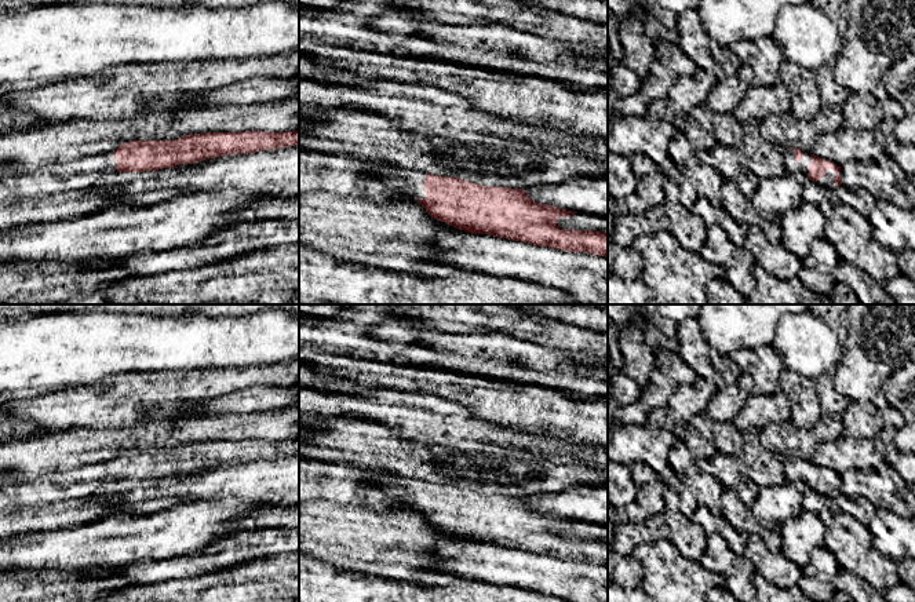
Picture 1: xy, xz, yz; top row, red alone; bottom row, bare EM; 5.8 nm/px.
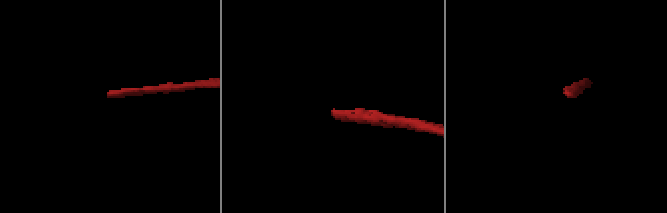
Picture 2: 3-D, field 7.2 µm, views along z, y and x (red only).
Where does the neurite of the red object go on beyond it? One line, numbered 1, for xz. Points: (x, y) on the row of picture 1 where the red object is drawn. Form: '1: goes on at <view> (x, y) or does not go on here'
1: goes on at xz (408, 183)

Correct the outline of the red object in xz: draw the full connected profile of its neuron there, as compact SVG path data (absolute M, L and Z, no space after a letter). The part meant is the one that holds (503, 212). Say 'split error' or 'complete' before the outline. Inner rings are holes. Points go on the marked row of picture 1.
split error; M395 165L373 169L371 174L395 191L400 201L418 203L431 218L459 230L608 256L606 233L559 229L557 219L576 212L539 204L524 189L480 186Z

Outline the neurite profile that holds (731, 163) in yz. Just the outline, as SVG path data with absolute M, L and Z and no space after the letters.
M717 143L710 150L697 150L696 157L715 168L725 180L734 182L744 196L754 196L761 179L748 168L747 158L739 147Z

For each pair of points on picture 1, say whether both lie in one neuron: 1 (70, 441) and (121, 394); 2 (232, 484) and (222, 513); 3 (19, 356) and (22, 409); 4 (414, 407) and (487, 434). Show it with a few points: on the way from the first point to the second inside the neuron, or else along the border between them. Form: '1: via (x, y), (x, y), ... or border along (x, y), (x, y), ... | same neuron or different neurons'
1: border along (119, 427), (66, 427), (54, 430) | different neurons
2: border along (259, 500), (194, 503) | different neurons
3: border along (61, 387), (53, 391), (29, 394) | different neurons
4: via (432, 419), (469, 429) | same neuron

